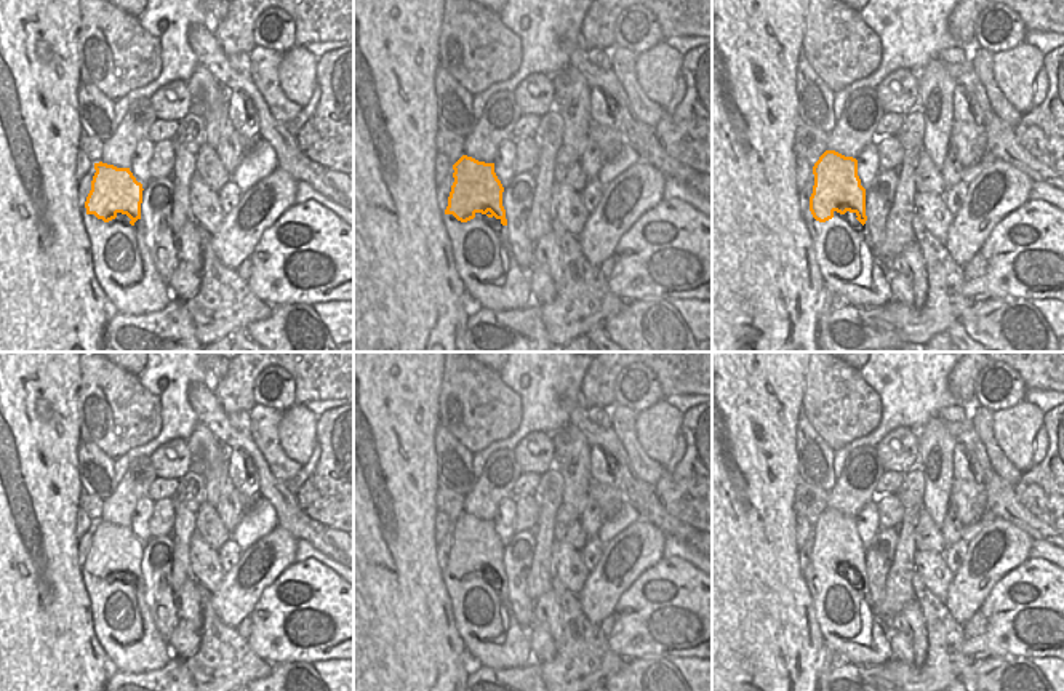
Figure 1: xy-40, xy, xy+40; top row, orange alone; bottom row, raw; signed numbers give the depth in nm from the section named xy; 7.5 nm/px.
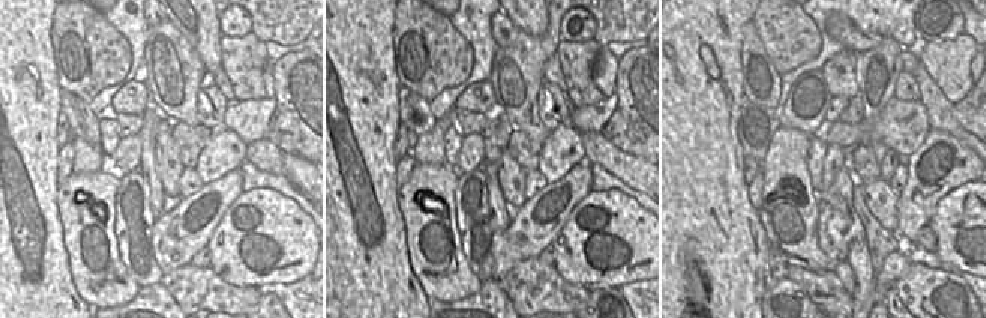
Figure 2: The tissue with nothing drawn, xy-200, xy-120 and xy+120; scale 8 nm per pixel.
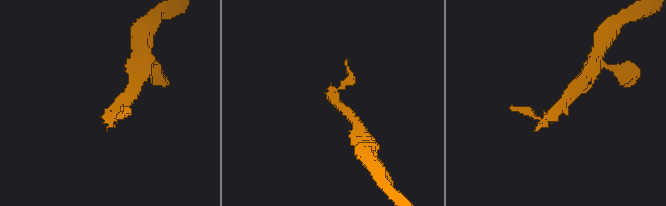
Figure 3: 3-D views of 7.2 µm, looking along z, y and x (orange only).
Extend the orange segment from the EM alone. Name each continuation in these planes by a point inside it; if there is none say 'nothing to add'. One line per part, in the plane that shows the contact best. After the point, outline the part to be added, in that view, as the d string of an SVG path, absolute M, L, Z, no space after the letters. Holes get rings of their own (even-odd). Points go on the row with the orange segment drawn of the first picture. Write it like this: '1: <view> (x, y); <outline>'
1: xy (493, 280); M442 211L456 272L480 309L525 309L533 302L528 274L515 262L509 246L499 242L496 218L490 214L475 213L474 219L461 222Z

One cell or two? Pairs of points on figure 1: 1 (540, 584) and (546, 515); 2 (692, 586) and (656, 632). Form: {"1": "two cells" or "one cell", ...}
{"1": "one cell", "2": "one cell"}

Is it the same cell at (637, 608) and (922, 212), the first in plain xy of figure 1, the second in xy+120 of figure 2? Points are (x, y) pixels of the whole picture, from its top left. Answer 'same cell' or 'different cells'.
different cells

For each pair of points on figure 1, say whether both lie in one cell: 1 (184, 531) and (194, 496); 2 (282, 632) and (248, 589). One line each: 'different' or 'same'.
1: same
2: different

